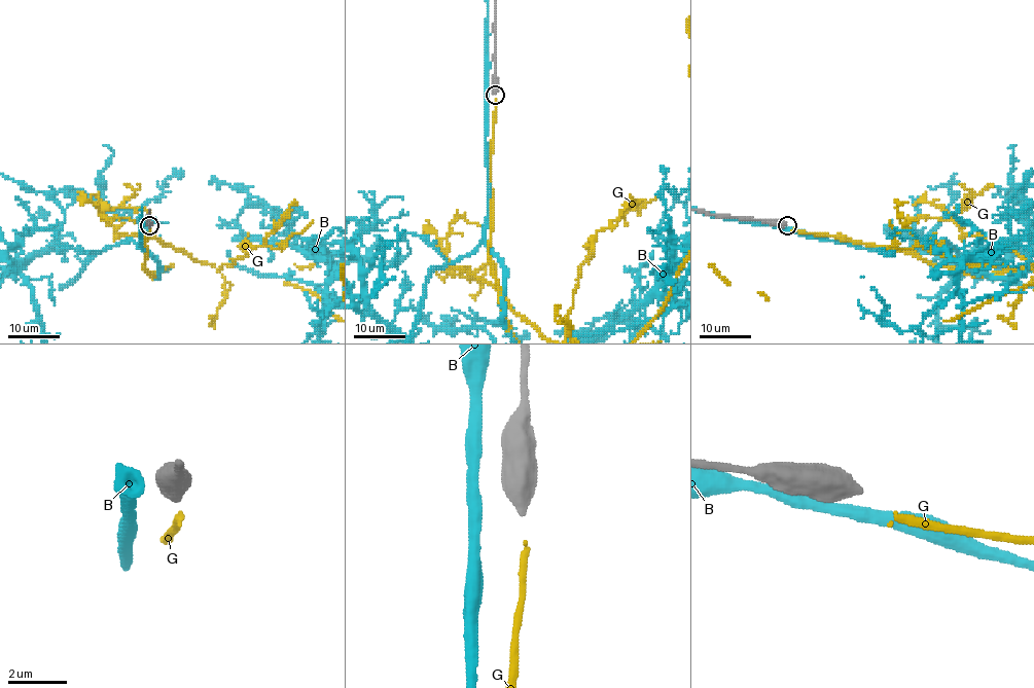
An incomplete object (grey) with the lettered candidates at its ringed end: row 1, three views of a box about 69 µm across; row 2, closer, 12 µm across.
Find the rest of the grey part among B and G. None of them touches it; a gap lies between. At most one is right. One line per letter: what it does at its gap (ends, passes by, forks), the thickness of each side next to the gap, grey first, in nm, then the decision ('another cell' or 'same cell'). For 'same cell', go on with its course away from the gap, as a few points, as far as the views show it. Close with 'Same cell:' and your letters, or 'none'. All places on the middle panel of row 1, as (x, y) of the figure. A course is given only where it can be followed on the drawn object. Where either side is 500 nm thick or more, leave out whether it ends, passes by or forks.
B: 500 nm thick on the grey side, 400 nm on the other; another cell
G: 500 nm thick on the grey side, 240 nm on the other; another cell
Same cell: none

